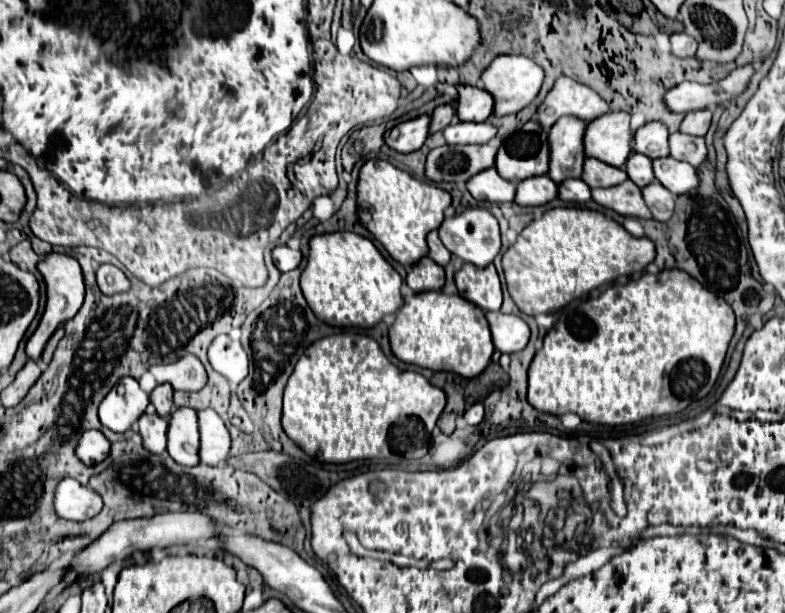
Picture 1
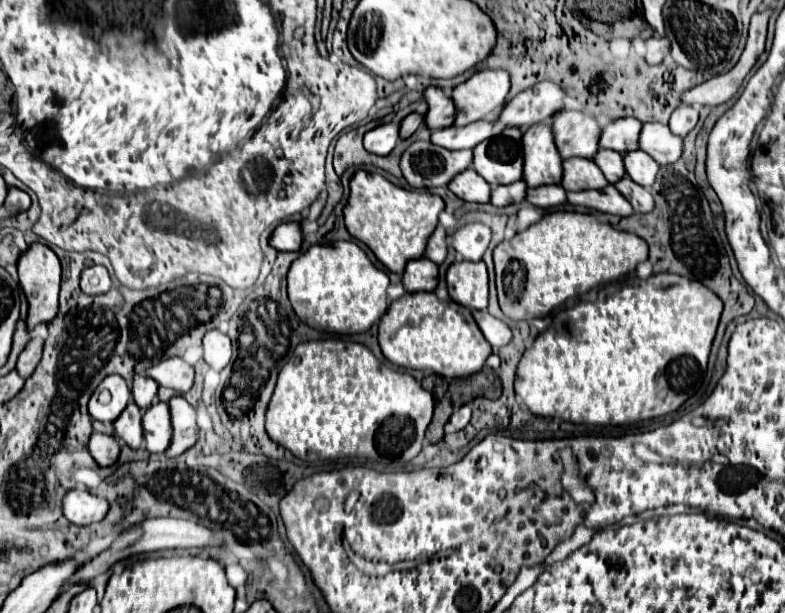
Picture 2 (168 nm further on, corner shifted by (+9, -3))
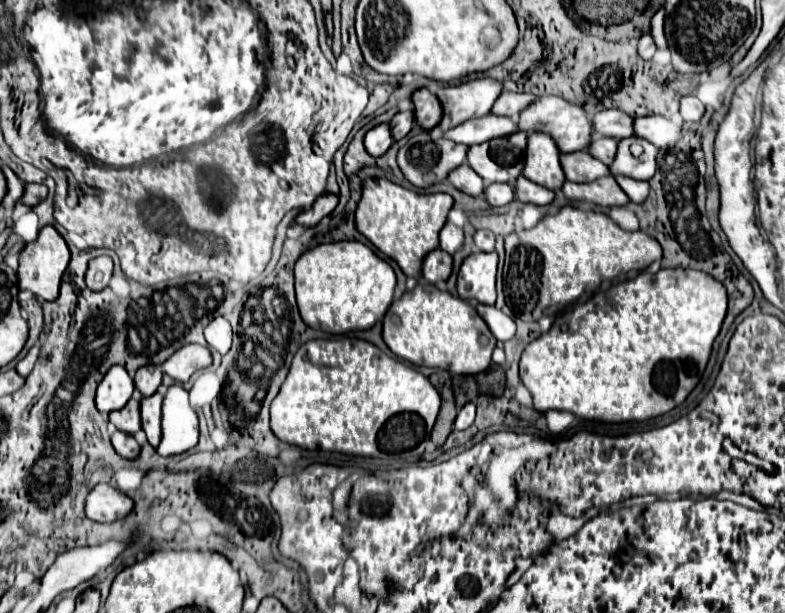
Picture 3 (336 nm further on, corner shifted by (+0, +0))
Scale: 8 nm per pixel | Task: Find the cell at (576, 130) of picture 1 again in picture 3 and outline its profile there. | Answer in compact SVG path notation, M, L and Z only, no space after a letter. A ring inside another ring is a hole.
M538 131L528 133L524 177L552 191L558 191L564 185L566 177L560 165L560 151L550 135Z

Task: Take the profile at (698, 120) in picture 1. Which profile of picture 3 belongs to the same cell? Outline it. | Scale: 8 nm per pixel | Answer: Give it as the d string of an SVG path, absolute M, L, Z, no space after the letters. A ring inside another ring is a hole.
M682 97L680 101L680 115L684 121L700 121L704 115L704 105L696 97Z

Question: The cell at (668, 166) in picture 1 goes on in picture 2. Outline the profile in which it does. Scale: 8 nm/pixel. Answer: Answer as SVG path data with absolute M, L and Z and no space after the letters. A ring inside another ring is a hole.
M641 150L623 152L623 164L625 164L627 176L631 180L635 180L637 184L641 184L643 188L649 188L653 184L653 178L659 168L659 164L649 154L645 154Z

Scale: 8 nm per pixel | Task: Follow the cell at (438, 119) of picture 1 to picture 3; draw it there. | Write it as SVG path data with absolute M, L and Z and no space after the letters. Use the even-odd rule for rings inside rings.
M412 111L398 113L398 115L392 119L390 127L392 127L392 137L394 137L394 139L406 137L406 135L410 133L410 129L414 127L414 113L412 113Z

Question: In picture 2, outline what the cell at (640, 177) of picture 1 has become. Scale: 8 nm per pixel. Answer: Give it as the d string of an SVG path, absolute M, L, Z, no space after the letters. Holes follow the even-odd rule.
M601 148L597 154L595 154L595 164L599 166L599 170L603 172L603 176L613 184L617 180L621 180L621 176L625 176L625 168L621 164L621 154L619 152L613 152L613 150L605 150Z

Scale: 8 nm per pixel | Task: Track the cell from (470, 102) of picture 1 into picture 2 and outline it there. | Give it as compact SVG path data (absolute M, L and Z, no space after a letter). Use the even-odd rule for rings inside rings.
M429 86L429 88L425 88L423 98L425 98L425 102L427 102L425 124L427 124L429 130L447 128L447 126L453 124L455 104L451 104L449 96L445 96L441 88L437 88L437 86Z

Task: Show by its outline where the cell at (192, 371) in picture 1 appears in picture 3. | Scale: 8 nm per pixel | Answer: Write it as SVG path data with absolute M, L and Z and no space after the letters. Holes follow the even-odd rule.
M184 345L178 349L168 361L164 361L162 369L172 379L186 383L196 371L208 367L212 363L212 355L202 345Z

